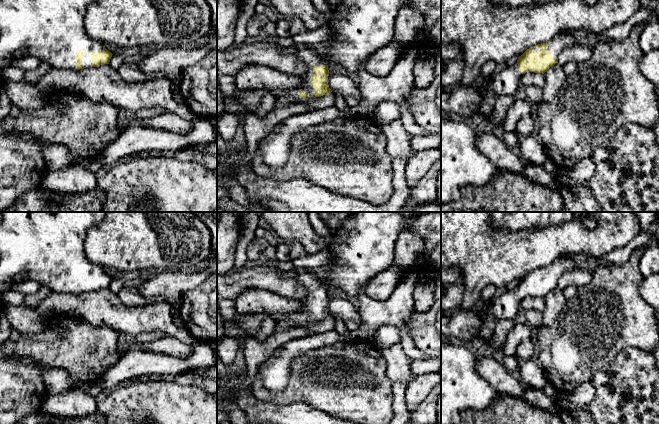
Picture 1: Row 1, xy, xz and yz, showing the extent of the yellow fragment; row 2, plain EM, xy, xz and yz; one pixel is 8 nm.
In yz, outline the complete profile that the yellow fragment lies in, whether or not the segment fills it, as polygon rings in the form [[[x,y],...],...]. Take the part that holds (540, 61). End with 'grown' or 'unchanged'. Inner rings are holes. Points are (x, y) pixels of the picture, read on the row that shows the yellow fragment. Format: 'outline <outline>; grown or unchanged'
outline [[[563,31],[546,43],[530,47],[518,57],[515,64],[490,76],[487,87],[479,92],[482,101],[478,107],[478,117],[484,119],[493,113],[498,96],[515,94],[526,72],[544,74],[558,63],[560,53],[575,43],[573,32]]]; grown

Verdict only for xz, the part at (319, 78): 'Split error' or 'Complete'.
Split error

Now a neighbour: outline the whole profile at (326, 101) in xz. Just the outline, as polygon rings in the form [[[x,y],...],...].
[[[331,92],[321,97],[315,97],[304,103],[305,106],[312,110],[325,110],[335,106],[335,93]]]

